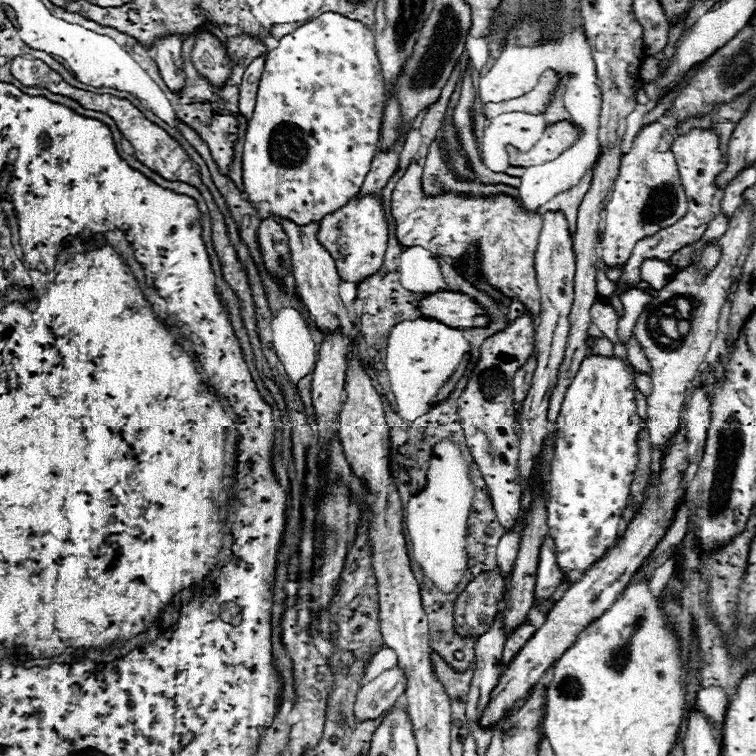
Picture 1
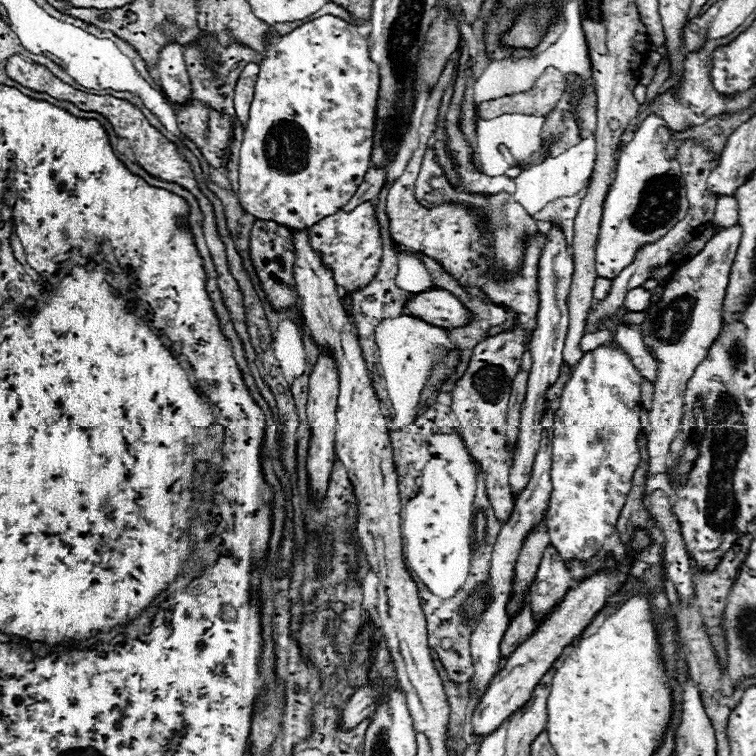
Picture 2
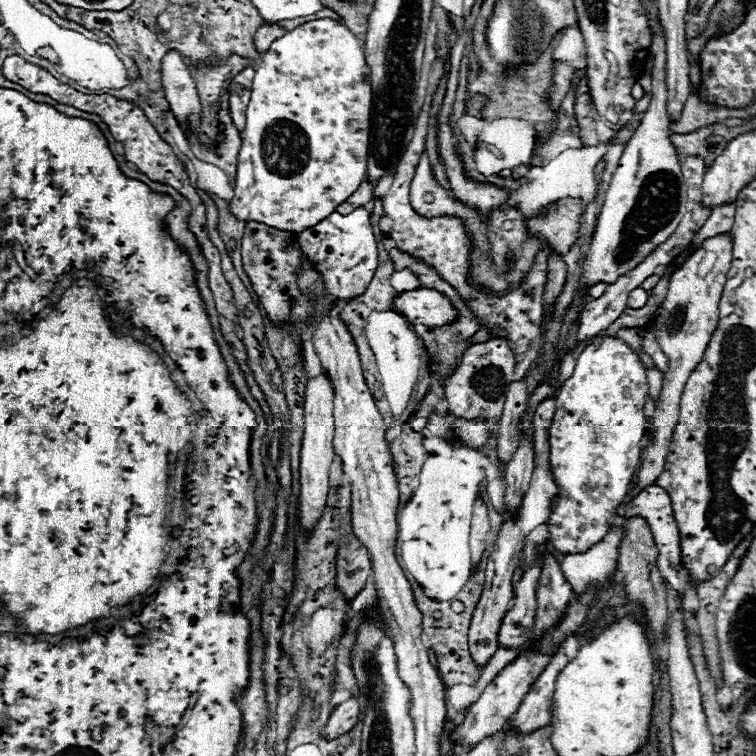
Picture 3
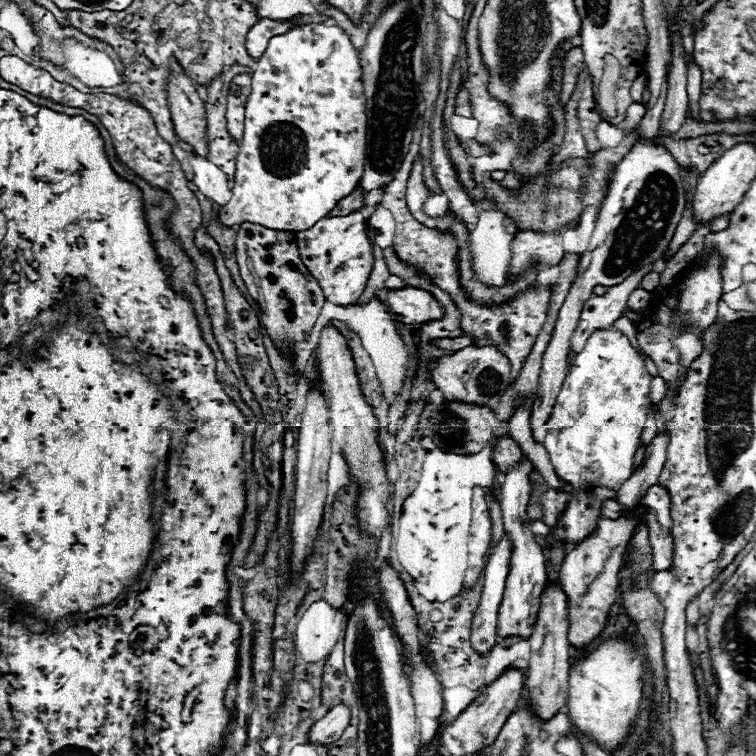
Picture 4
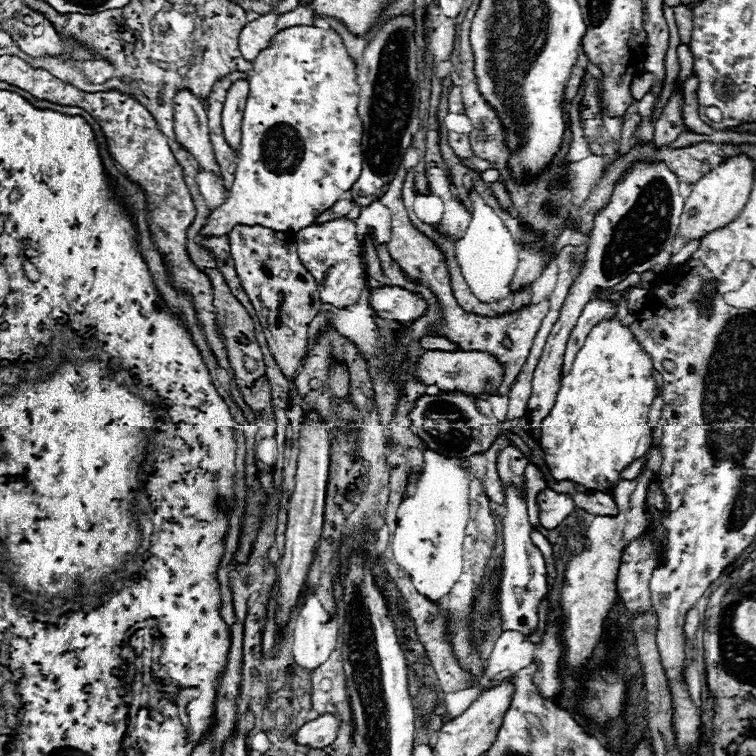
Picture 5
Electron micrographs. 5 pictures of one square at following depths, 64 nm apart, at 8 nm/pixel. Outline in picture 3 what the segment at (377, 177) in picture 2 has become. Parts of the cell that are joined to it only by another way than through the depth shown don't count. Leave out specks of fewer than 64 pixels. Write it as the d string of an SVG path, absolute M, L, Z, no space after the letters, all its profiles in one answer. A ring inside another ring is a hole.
M364 178L364 182L358 186L358 190L346 202L342 202L342 206L338 206L338 212L350 214L350 210L356 210L358 206L366 206L374 196L374 186L376 184L368 182L368 178Z

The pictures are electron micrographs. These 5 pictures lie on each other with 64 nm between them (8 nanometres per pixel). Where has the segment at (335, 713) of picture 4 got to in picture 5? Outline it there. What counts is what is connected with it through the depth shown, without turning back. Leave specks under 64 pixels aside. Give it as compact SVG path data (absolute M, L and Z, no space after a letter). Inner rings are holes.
M324 714L318 720L312 720L308 724L304 724L298 734L296 734L296 742L300 746L310 746L310 748L326 748L330 746L340 730L342 720L334 714Z

